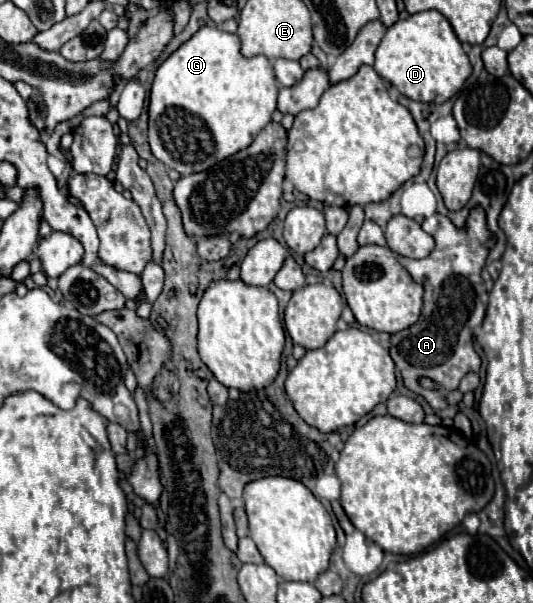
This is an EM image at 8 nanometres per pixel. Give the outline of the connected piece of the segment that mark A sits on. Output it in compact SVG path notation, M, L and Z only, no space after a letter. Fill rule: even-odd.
M483 207L469 211L465 229L459 229L451 223L449 217L435 213L423 221L423 229L433 235L435 249L425 259L407 259L399 257L403 267L411 277L423 285L423 311L415 325L391 335L391 357L395 367L401 371L403 383L407 389L423 395L427 403L437 411L447 407L447 393L455 391L461 377L469 371L479 371L481 359L473 349L473 329L483 321L485 309L481 297L485 291L481 269L487 261L491 247L495 245L495 235L487 229L487 217ZM453 287L475 287L475 315L471 307L469 289ZM429 377L437 383L435 389L423 389L419 379Z

